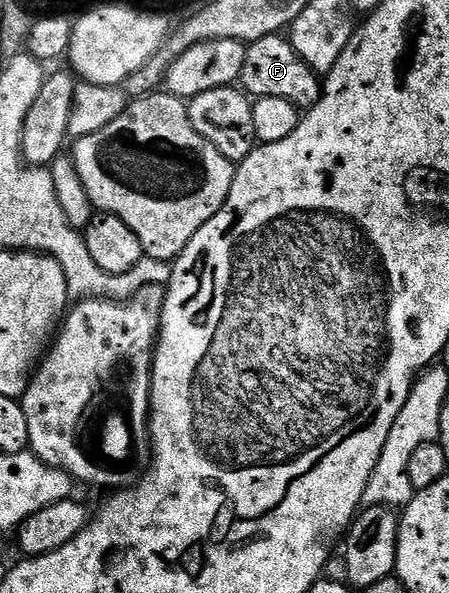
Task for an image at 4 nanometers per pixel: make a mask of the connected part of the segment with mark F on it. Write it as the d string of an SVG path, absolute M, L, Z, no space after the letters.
M280 34L265 36L246 48L246 68L241 77L242 82L246 83L246 92L252 98L281 98L299 109L308 109L323 92L320 78L298 55L292 42L283 37Z

